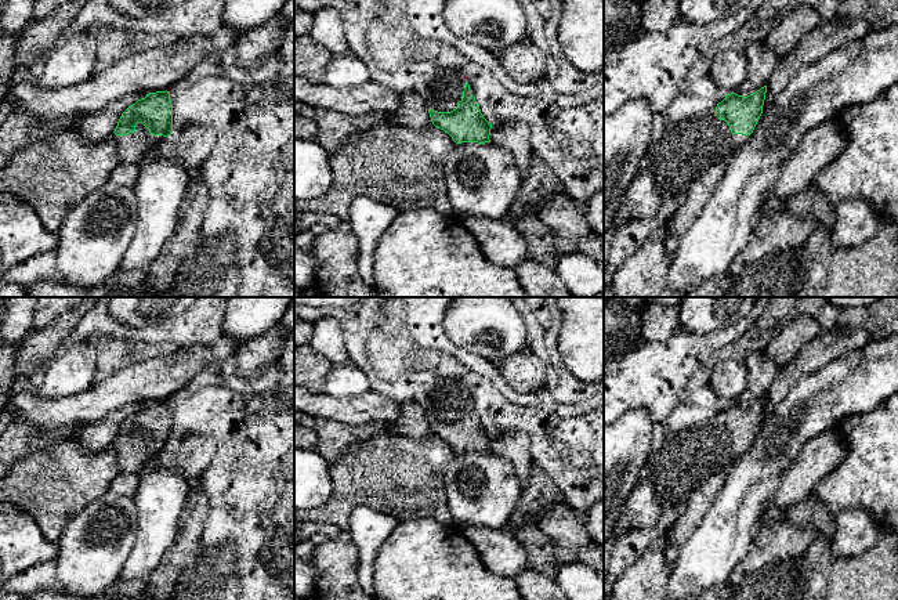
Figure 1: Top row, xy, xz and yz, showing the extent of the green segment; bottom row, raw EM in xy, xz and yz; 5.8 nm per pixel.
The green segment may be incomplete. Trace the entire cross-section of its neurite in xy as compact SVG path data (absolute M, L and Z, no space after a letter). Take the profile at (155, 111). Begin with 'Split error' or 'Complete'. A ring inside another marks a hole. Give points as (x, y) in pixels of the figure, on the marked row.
Split error. M170 91L146 94L120 116L112 134L119 163L140 165L173 133Z

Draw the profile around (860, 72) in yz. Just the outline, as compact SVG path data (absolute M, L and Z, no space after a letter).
M898 24L868 30L861 40L829 53L793 76L761 113L750 138L727 159L725 171L714 192L674 253L667 279L669 292L688 297L703 281L728 274L754 232L764 196L778 181L783 162L799 148L803 137L811 129L834 119L847 106L876 100L895 83Z

